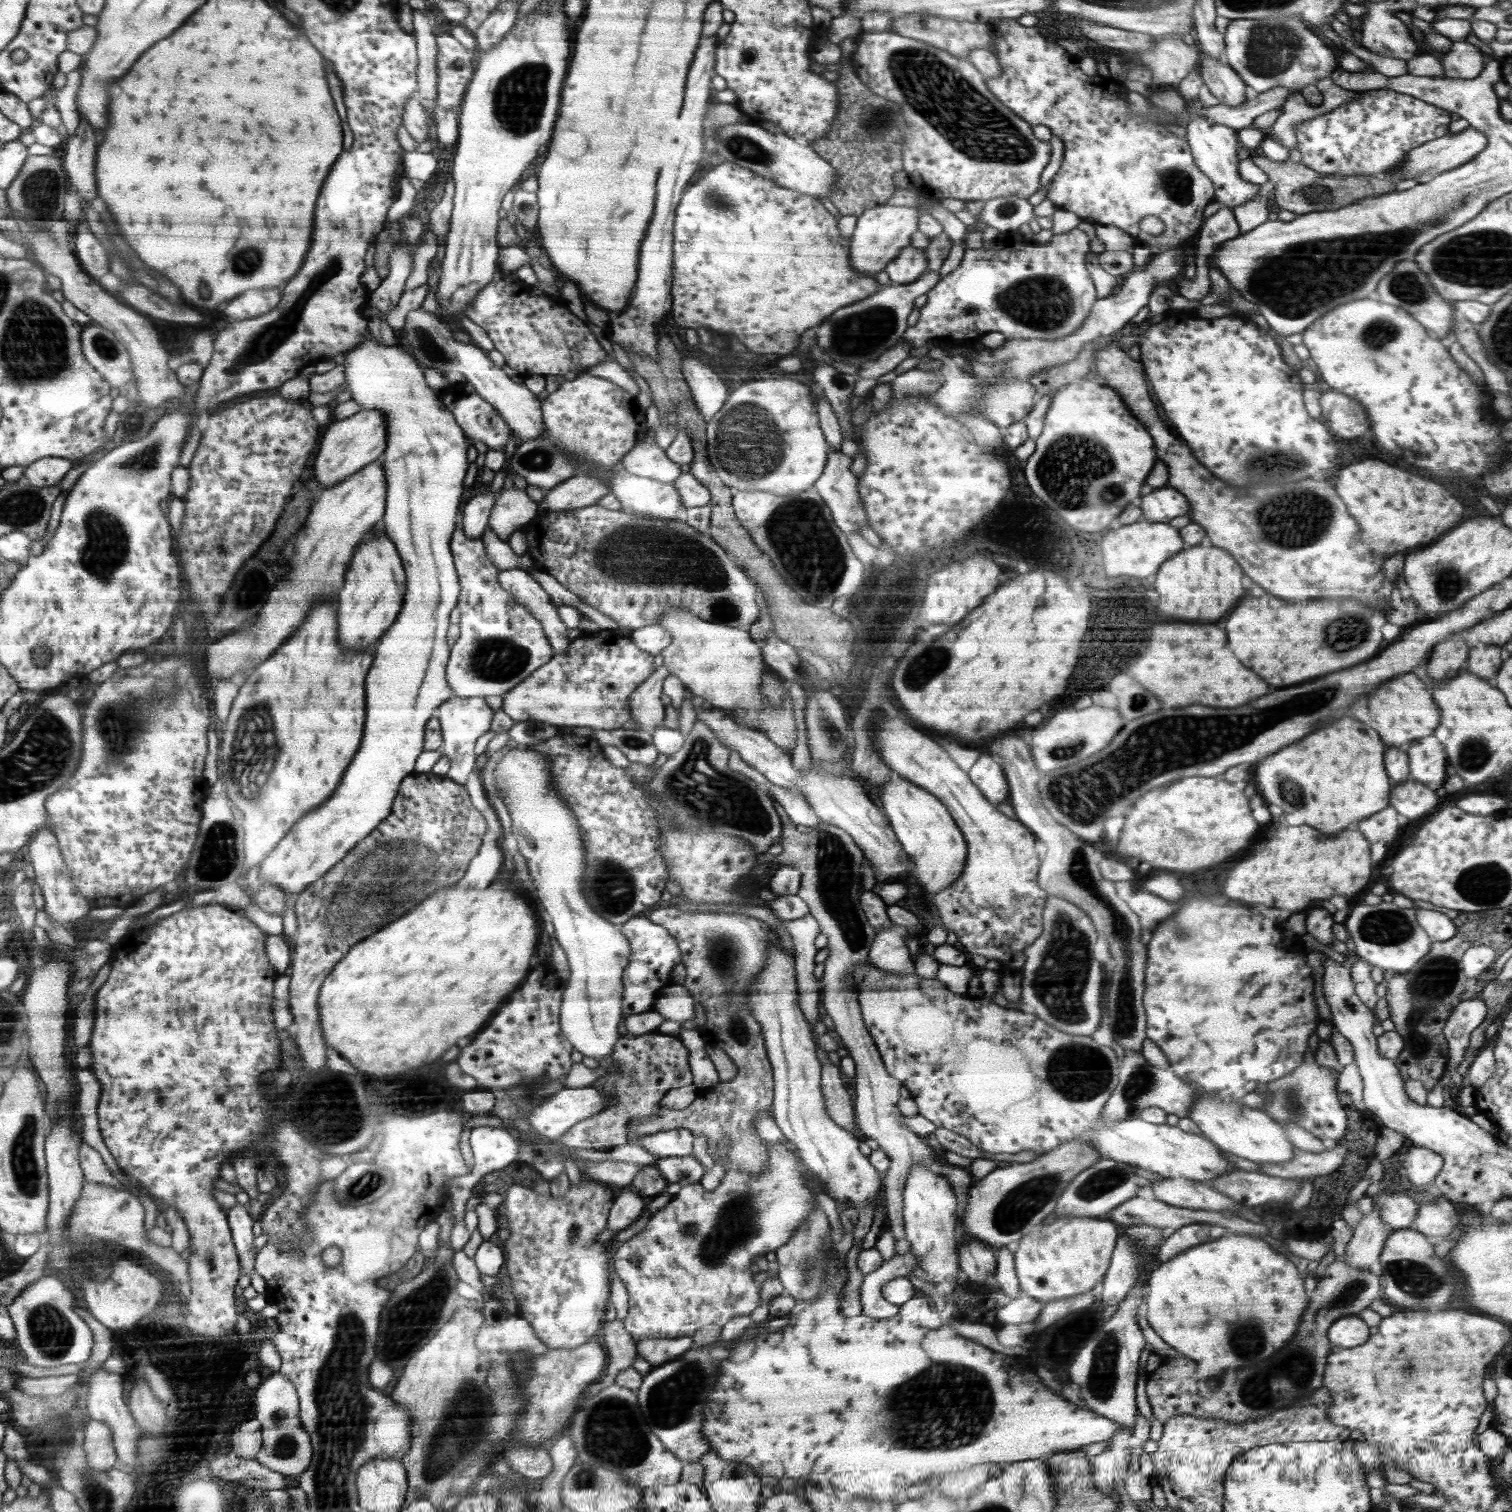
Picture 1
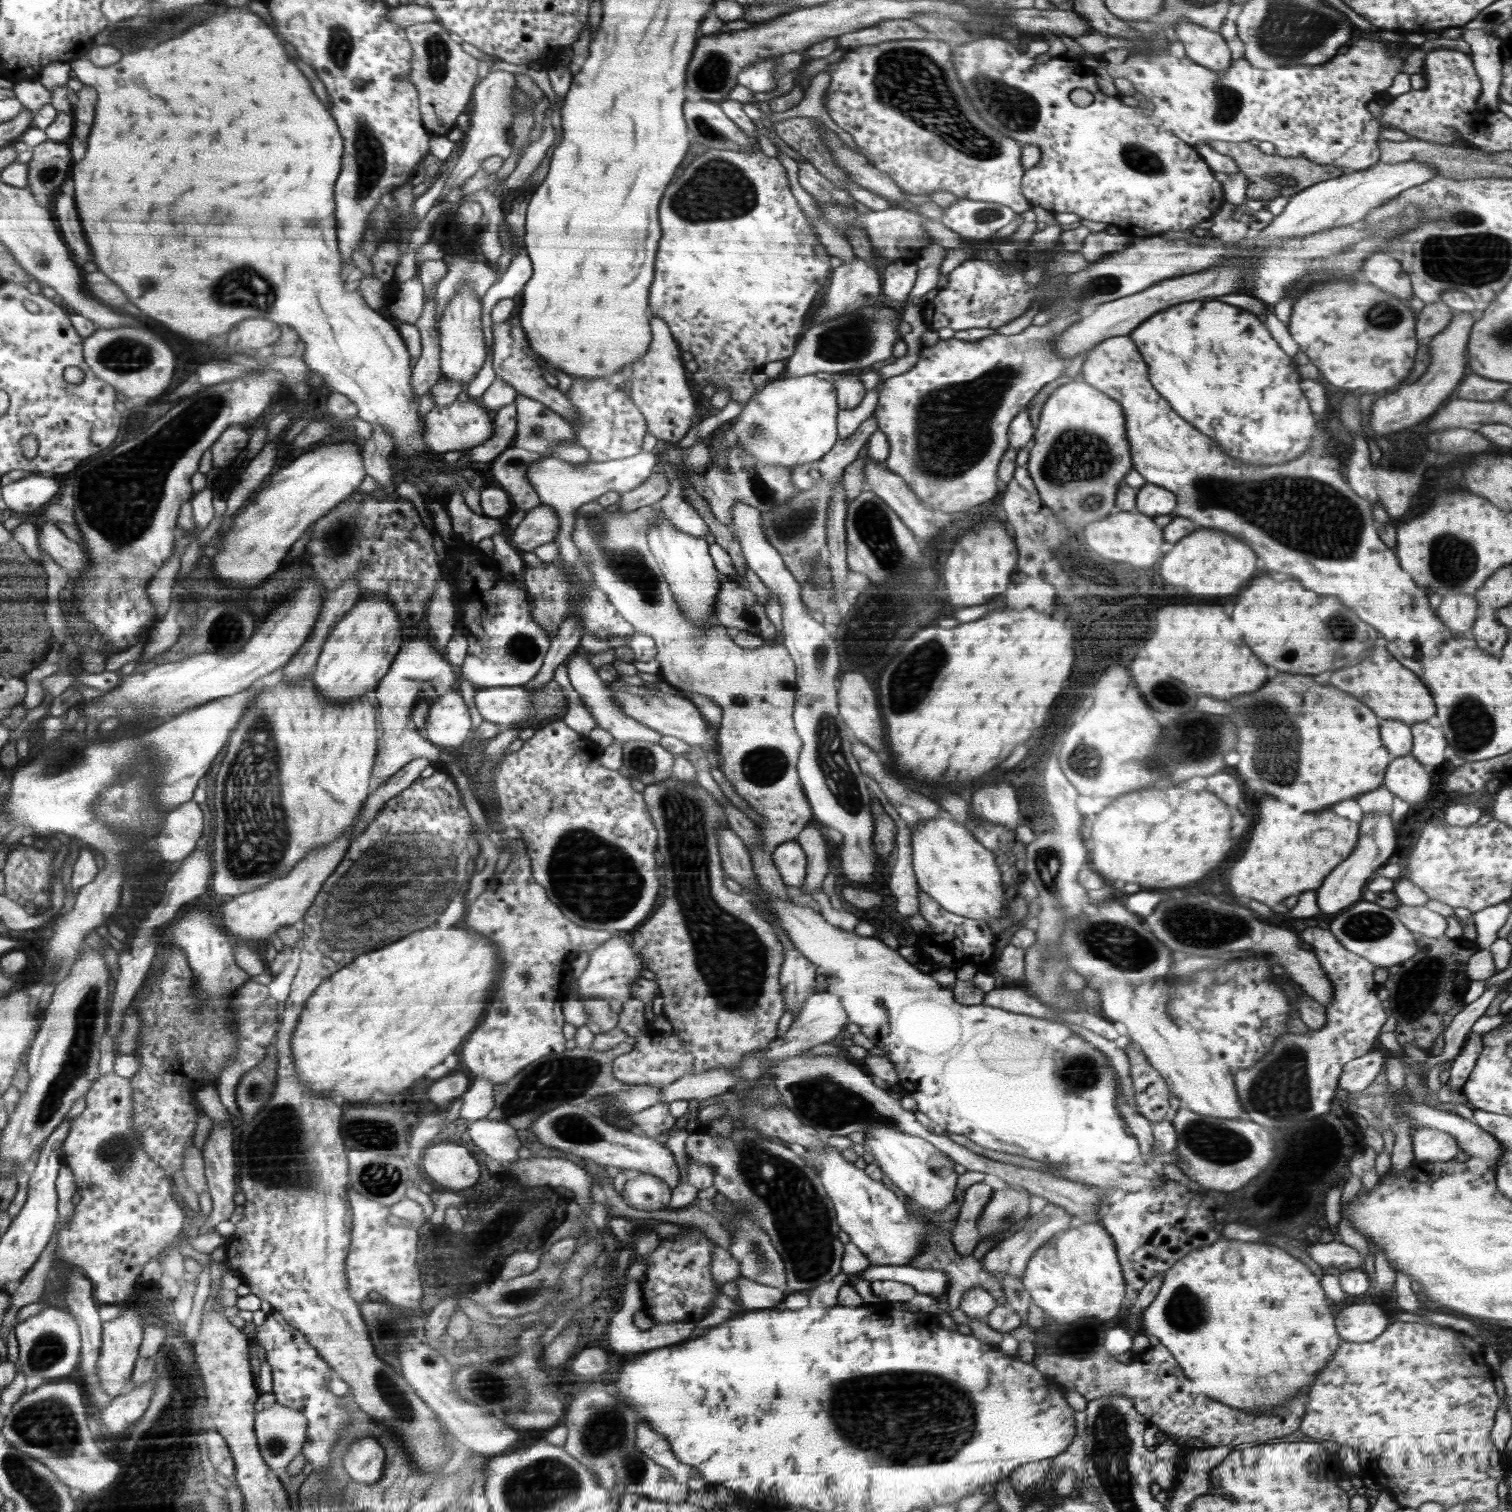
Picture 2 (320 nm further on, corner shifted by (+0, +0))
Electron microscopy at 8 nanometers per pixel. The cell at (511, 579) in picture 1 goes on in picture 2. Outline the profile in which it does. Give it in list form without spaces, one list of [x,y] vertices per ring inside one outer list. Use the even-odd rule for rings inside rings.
[[[574,655],[565,665],[566,668],[568,668],[570,686],[578,692],[585,707],[595,718],[597,726],[607,730],[608,733],[610,733],[615,740],[620,741],[620,743],[631,741],[646,741],[653,744],[660,743],[660,739],[663,736],[660,732],[656,732],[657,730],[648,728],[647,726],[640,724],[637,720],[630,718],[628,715],[624,715],[622,709],[616,707],[616,703],[614,703],[614,692],[610,690],[606,682],[602,681],[598,671],[594,669],[594,666],[592,666],[589,661],[580,655]]]

